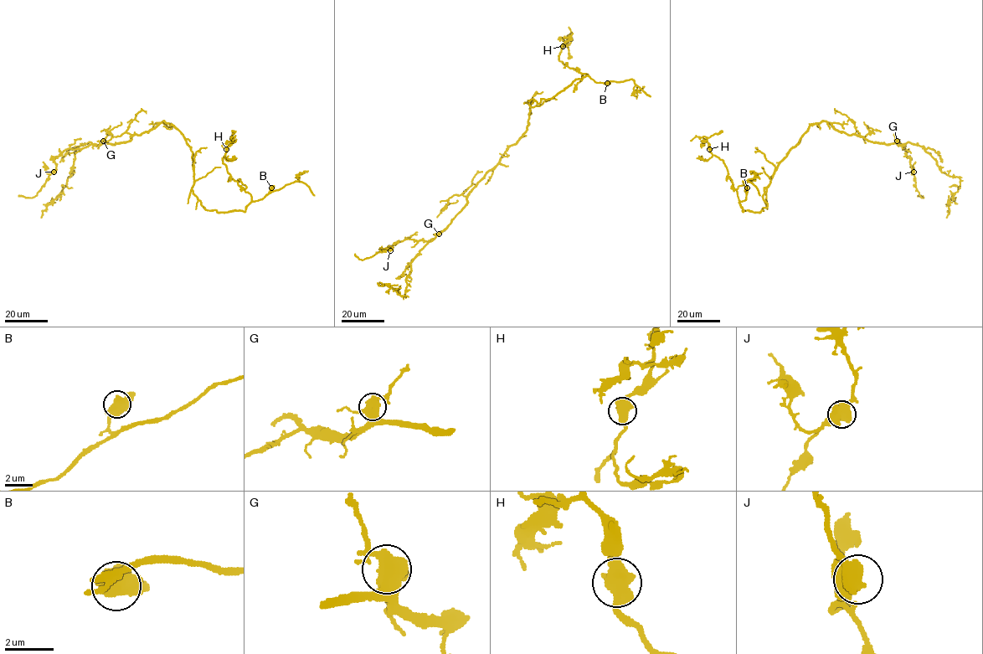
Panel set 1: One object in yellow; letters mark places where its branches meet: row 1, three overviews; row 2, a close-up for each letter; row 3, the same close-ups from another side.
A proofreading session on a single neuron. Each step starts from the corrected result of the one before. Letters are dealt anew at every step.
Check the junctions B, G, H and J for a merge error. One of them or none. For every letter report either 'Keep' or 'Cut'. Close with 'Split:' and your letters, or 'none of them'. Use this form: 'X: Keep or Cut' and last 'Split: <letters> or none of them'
B: Keep
G: Keep
H: Keep
J: Keep
Split: none of them

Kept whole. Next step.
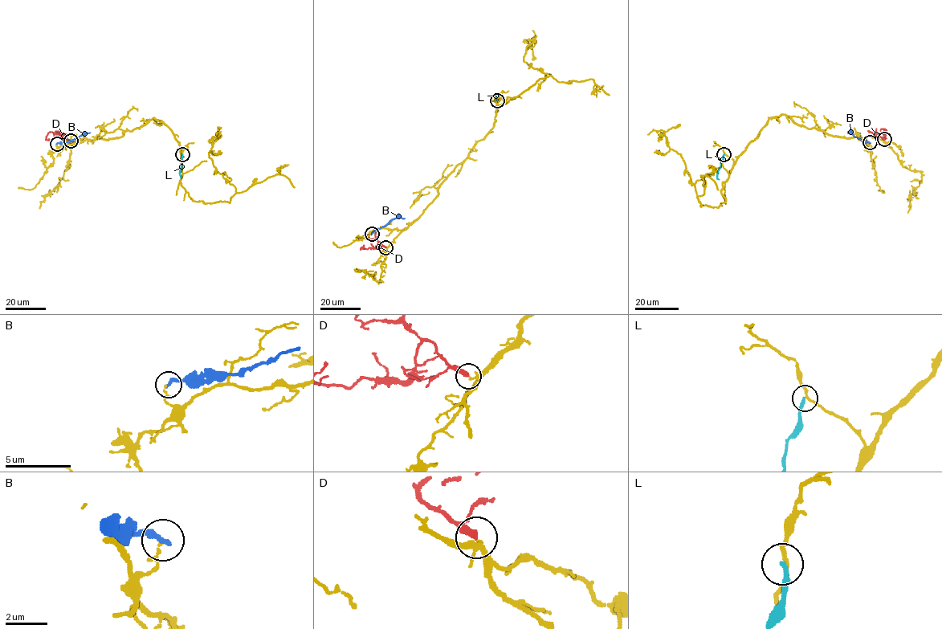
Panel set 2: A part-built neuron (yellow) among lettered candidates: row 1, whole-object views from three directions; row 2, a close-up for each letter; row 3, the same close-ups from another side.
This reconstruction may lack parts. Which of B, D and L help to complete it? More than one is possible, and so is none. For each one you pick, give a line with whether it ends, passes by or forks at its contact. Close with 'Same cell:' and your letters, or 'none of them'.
D: It ends there
Same cell: D

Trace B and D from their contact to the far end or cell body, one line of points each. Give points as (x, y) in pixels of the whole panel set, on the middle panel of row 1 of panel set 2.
B: (371, 234), (396, 218), (405, 218)
D: (385, 247), (379, 242), (376, 248), (361, 248), (363, 245)

